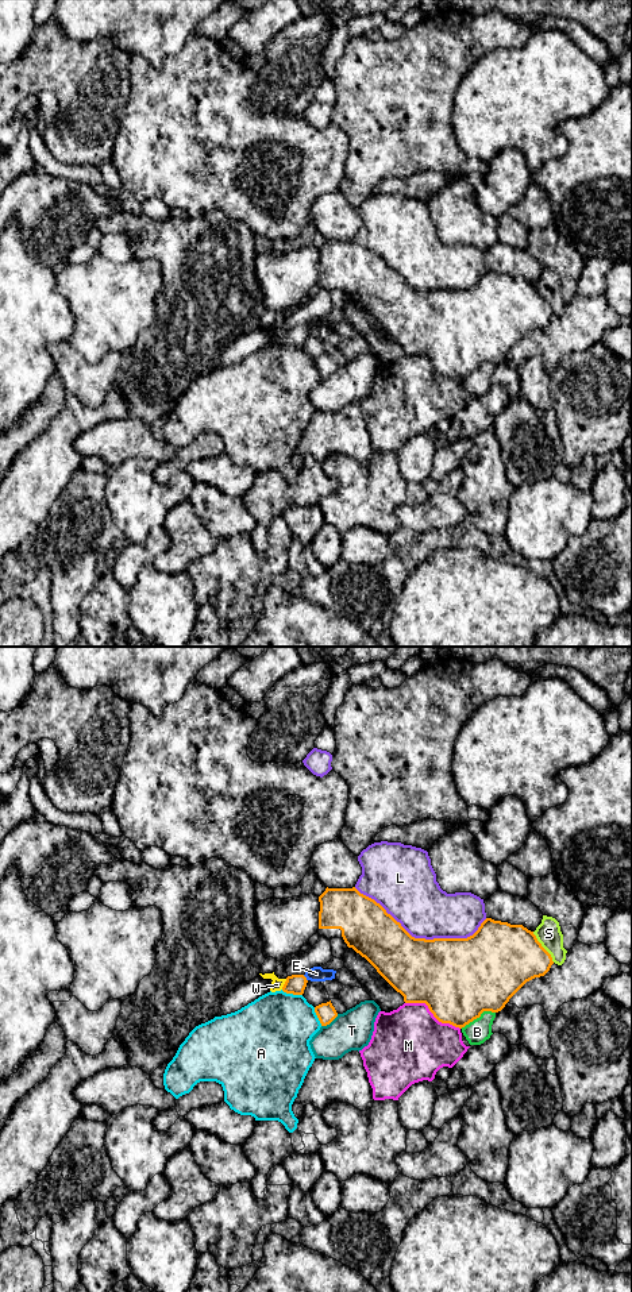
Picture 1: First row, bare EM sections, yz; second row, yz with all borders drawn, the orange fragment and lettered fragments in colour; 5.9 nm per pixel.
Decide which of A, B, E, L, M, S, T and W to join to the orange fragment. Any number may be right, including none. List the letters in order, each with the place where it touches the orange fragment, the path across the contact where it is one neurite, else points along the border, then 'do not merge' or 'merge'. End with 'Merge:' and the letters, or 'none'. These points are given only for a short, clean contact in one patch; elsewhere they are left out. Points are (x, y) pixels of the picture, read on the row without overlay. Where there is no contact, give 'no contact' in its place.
A: yz (292, 344) | do not merge
B: yz (477, 369) | do not merge
E: yz (305, 330) | along yz (303, 327), (307, 332) | do not merge
L: yz (422, 290) | do not merge
M: yz (431, 363) | do not merge
S: yz (542, 299) | do not merge
T: yz (330, 374) | do not merge
W: yz (284, 336) | along yz (286, 331), (281, 340) | do not merge
Merge: none

